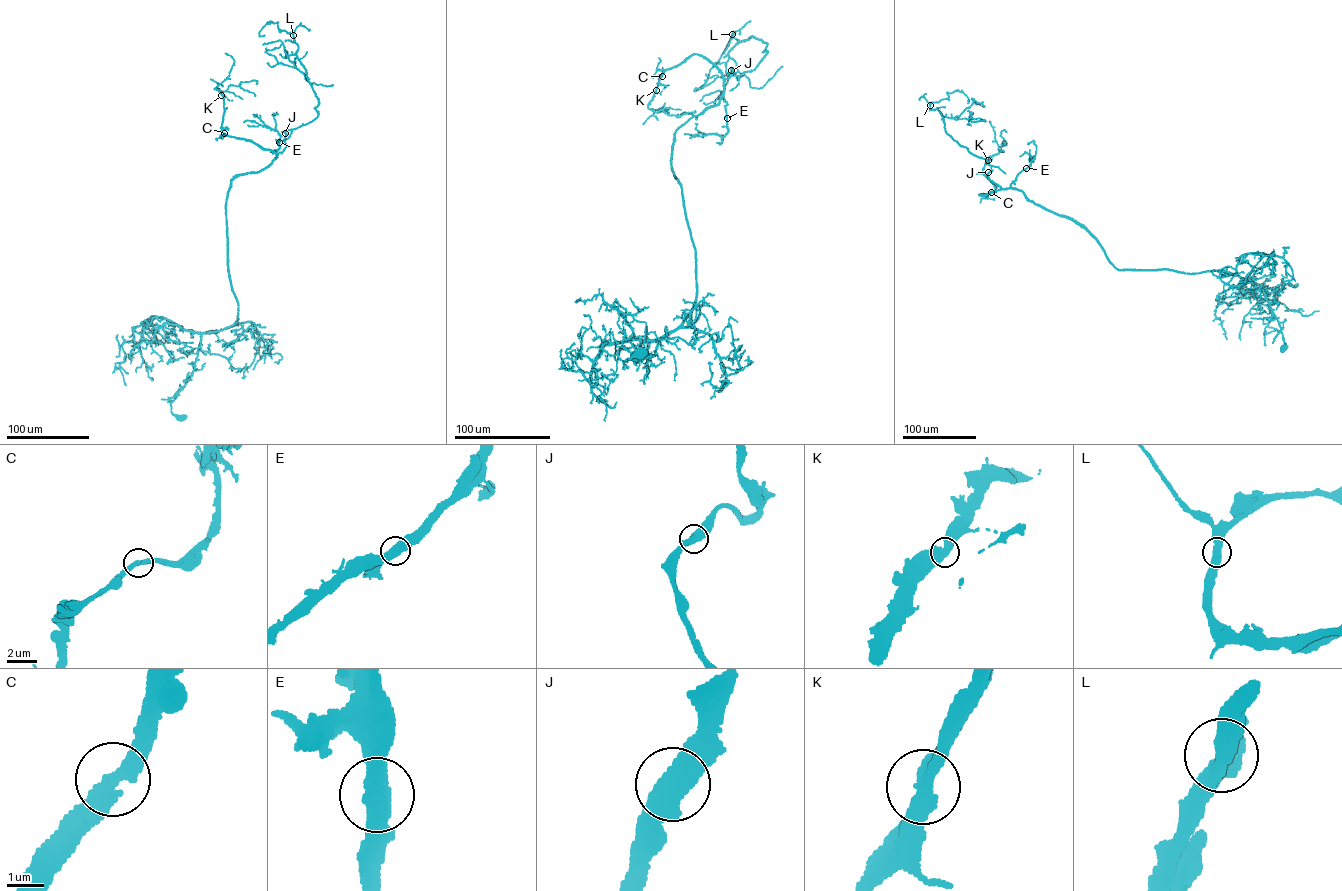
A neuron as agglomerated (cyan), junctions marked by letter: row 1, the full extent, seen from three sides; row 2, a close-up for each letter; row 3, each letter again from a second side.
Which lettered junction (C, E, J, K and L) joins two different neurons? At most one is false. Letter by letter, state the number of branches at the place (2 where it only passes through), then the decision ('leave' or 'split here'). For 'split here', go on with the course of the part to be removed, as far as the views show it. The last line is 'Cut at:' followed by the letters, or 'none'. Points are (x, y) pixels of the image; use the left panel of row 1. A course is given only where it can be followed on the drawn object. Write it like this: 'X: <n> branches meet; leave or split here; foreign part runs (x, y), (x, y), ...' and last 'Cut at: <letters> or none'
C: 2 branches meet; leave
E: 2 branches meet; leave
J: 2 branches meet; leave
K: 2 branches meet; leave
L: 2 branches meet; leave
Cut at: none

